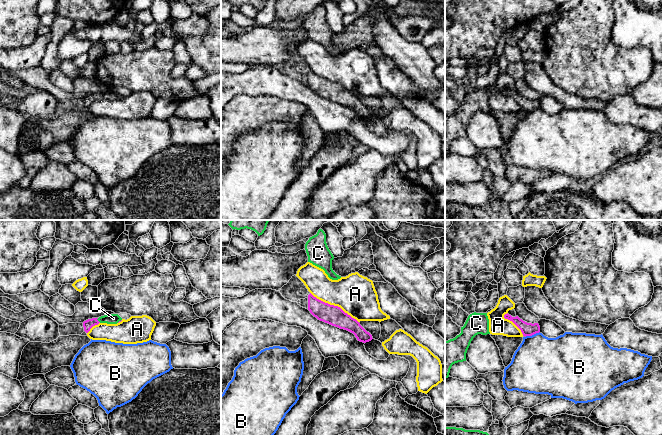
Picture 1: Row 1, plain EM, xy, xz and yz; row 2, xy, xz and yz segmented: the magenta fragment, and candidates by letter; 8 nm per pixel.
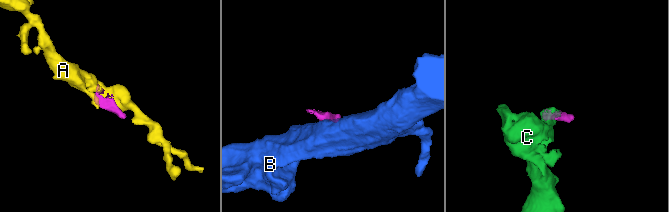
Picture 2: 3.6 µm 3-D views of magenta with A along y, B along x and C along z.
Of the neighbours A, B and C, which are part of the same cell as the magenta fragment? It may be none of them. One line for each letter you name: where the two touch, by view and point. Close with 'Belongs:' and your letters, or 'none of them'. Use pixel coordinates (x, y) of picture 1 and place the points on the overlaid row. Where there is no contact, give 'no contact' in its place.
C: xy (97, 320)
Belongs: C

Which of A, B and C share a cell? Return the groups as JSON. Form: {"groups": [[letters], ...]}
{"groups": [["A"], ["B"], ["C"]]}

